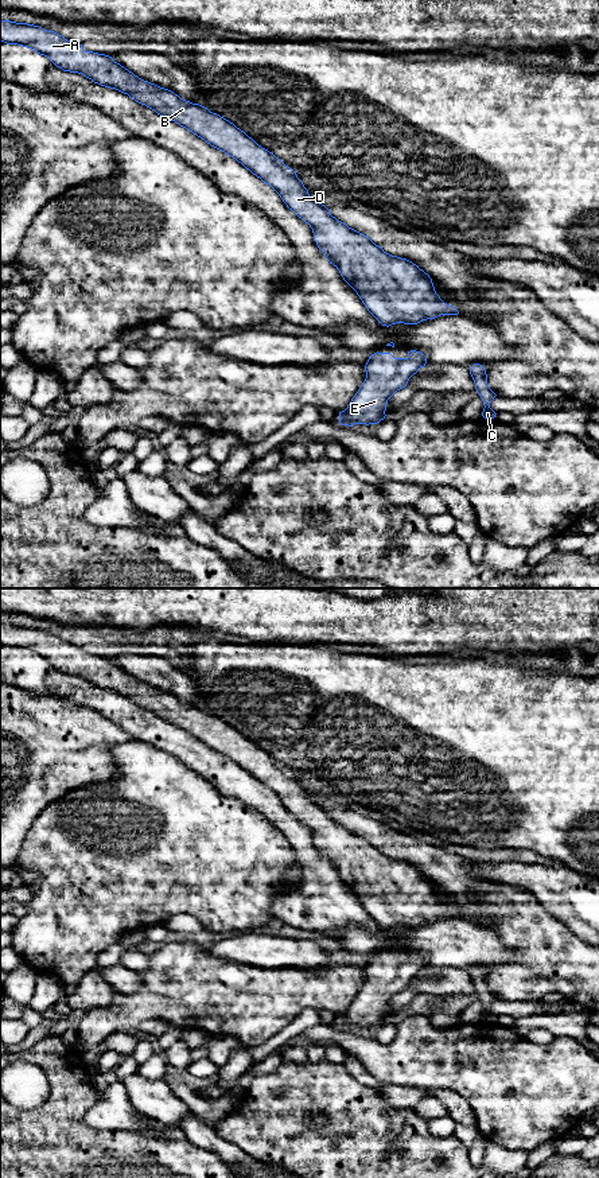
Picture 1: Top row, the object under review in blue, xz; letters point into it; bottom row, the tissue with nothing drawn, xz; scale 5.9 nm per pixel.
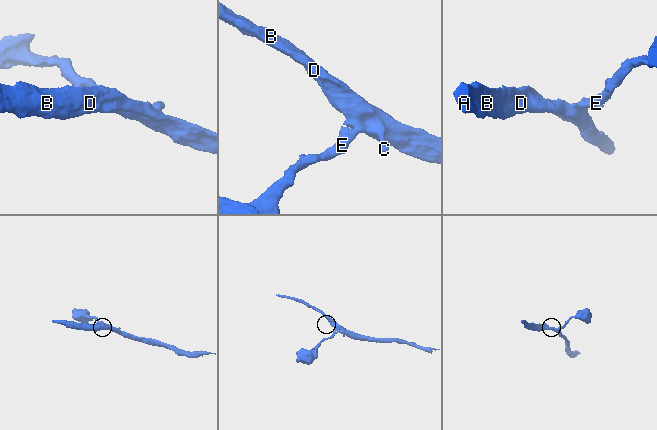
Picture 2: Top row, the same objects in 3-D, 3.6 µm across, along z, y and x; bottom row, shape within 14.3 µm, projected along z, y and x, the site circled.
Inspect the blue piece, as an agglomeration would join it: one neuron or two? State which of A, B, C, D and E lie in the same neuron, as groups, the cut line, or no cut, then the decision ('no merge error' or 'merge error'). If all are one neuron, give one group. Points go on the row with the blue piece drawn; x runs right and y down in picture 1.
groups A B C D E; cut none; no merge error

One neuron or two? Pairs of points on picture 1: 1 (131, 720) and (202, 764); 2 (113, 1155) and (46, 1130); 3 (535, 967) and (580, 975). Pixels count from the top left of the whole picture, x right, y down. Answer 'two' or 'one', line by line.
1: one
2: one
3: one

